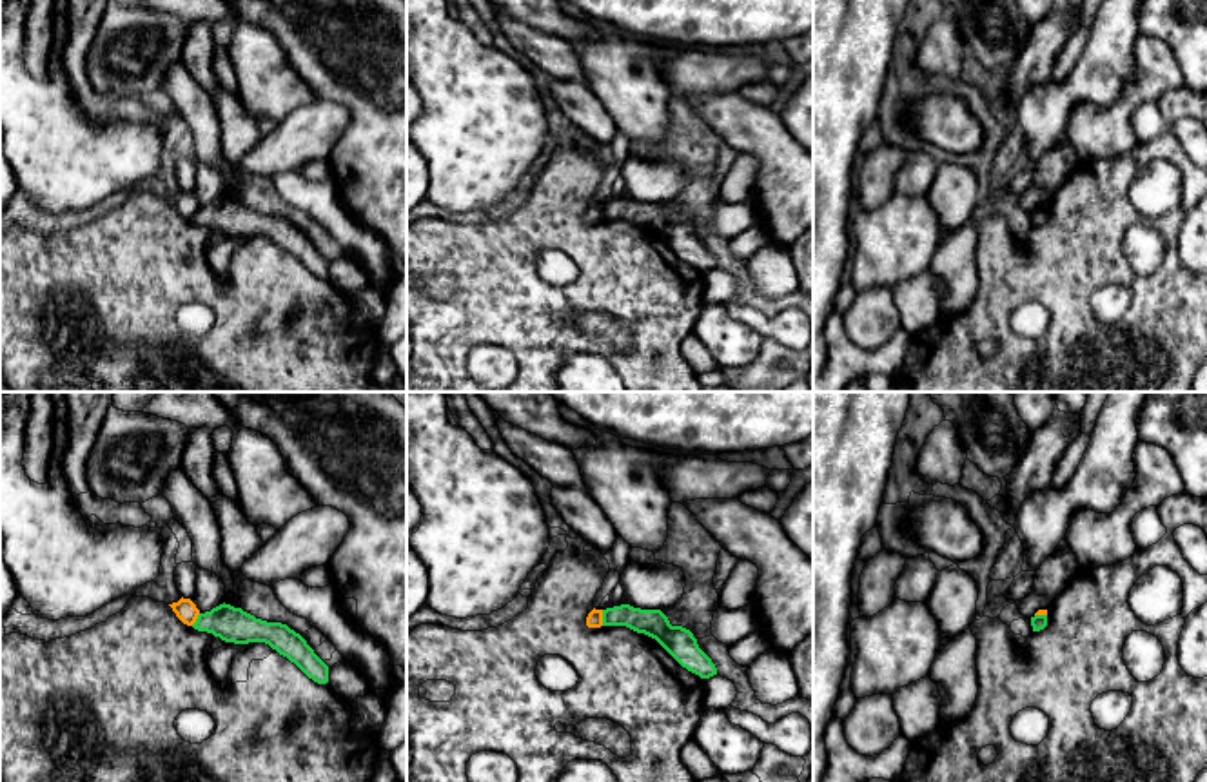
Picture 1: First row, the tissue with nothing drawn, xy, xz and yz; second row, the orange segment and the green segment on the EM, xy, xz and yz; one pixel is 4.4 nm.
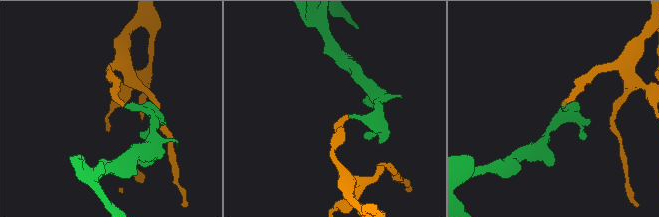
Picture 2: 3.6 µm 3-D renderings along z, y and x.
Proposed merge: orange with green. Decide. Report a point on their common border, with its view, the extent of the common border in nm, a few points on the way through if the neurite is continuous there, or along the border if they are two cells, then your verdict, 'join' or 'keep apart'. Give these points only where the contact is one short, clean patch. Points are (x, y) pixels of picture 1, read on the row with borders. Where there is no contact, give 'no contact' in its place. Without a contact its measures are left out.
contact xz (601, 617); length 70 nm; border xz (601, 610), (603, 625); keep apart

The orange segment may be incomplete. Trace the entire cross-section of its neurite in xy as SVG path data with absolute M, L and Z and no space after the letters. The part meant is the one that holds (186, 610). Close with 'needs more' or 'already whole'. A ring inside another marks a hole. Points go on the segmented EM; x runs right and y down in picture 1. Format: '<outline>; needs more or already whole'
M182 597L178 602L172 602L169 606L176 613L176 617L187 626L192 626L200 615L200 610L191 599Z; already whole

